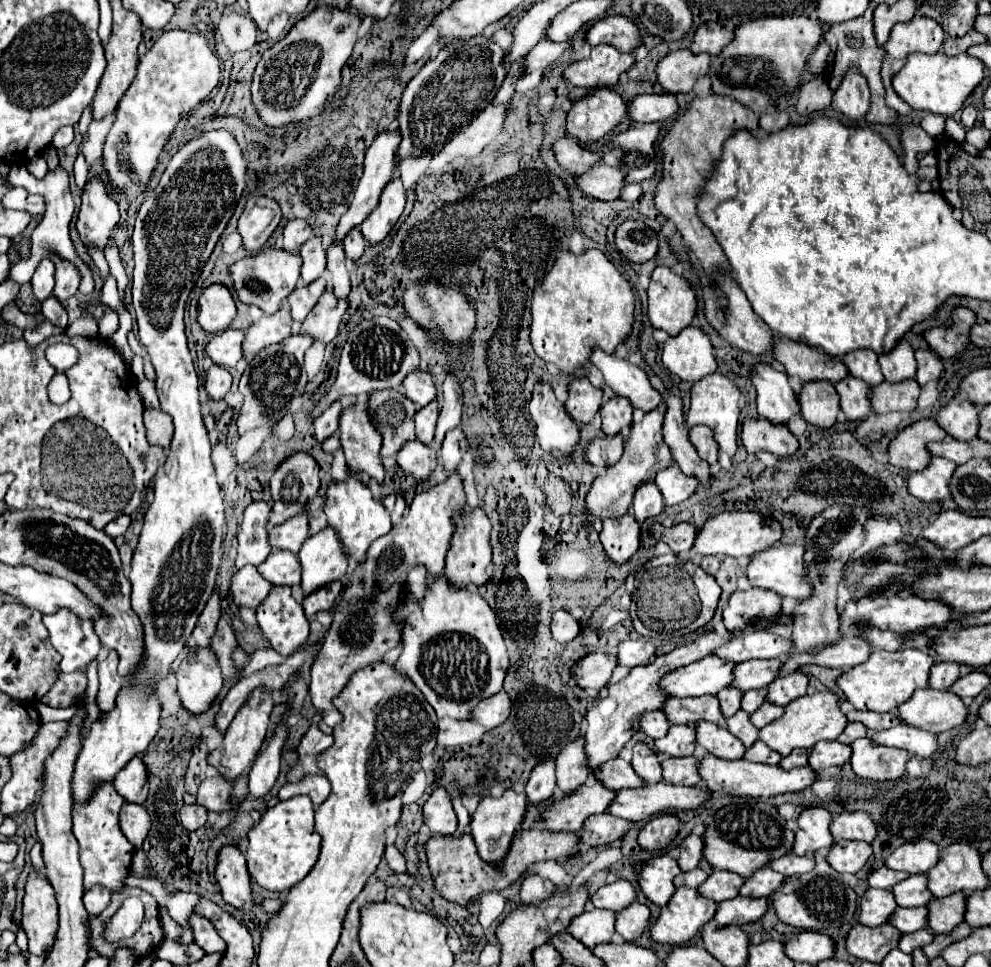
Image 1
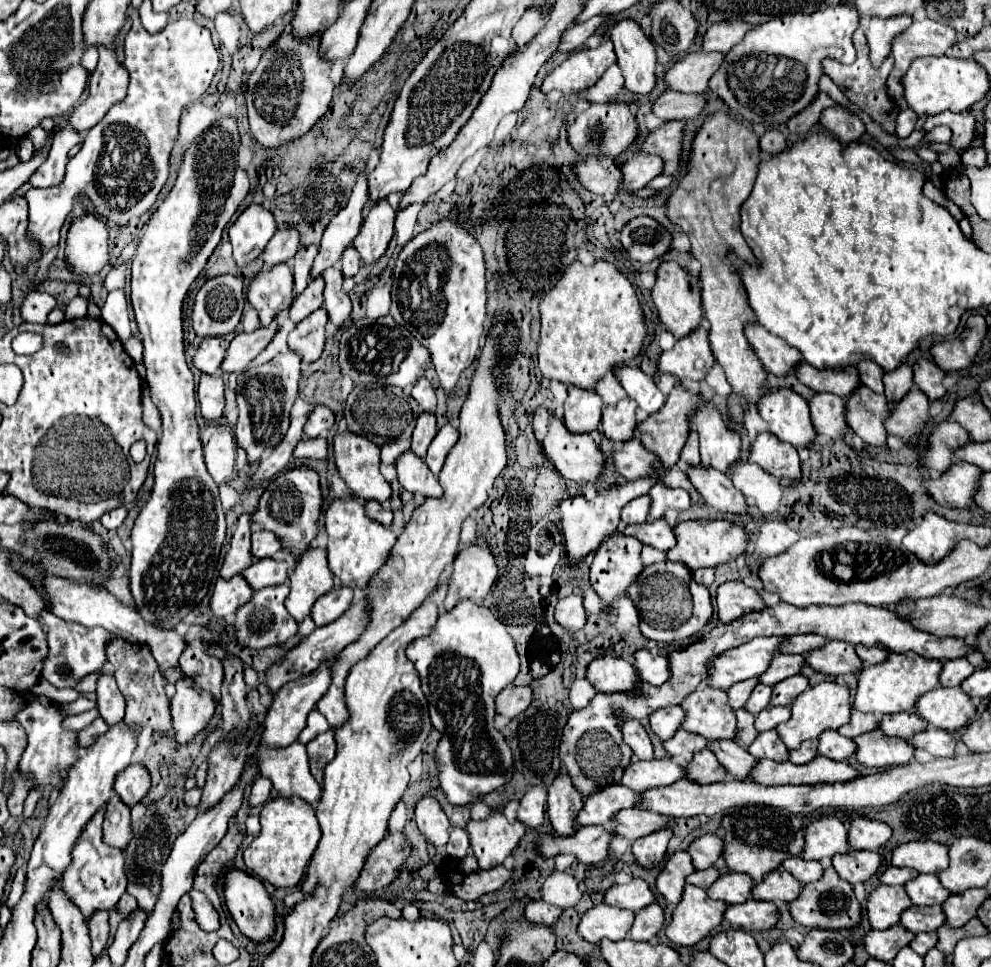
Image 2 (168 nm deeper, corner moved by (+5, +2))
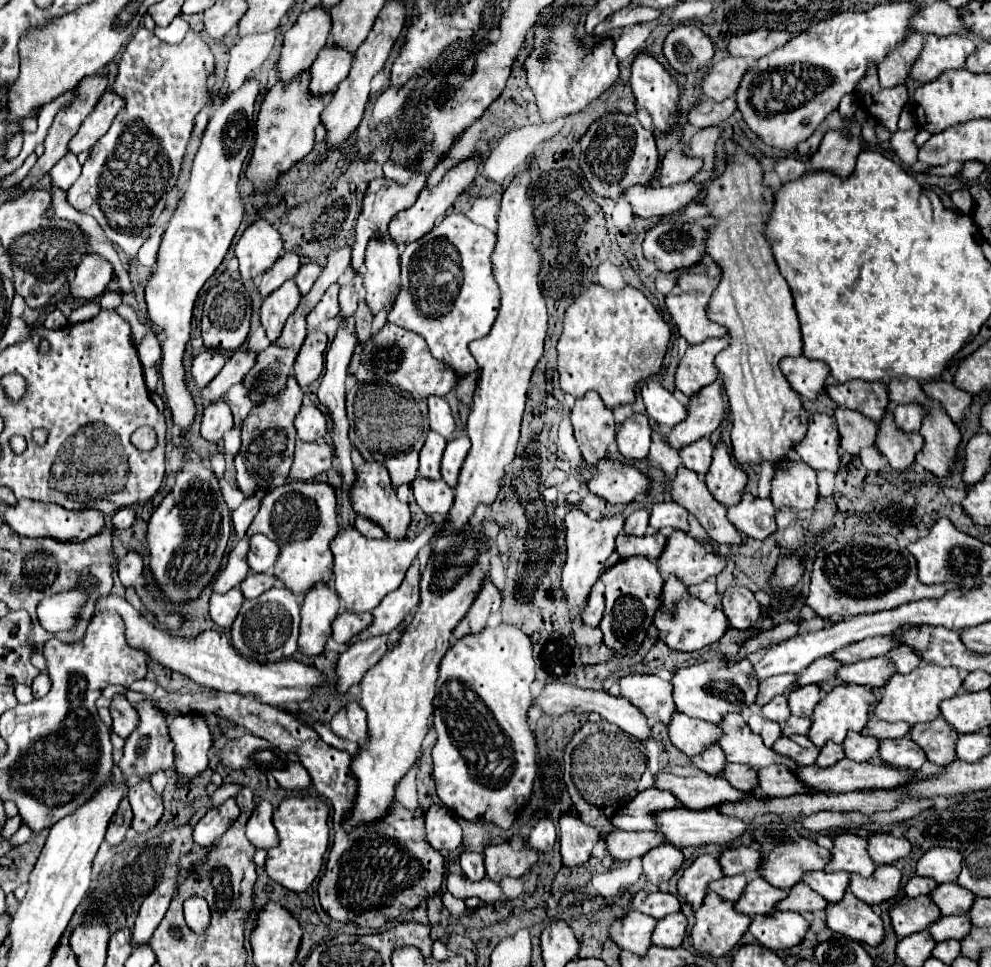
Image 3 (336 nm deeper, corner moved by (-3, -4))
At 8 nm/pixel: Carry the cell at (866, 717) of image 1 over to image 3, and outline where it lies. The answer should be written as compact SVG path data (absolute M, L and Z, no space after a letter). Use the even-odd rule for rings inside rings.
M938 716L932 722L916 724L910 730L910 738L918 746L922 746L928 760L938 766L944 766L944 764L950 764L956 760L954 744L956 744L958 736L960 734L942 716Z

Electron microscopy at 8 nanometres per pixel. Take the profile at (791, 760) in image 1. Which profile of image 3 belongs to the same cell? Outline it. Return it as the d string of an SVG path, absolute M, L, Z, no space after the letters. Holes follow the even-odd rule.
M828 742L824 748L822 748L822 752L820 752L820 756L818 756L818 760L816 760L816 764L818 766L832 766L832 764L836 764L838 760L842 760L846 754L844 754L844 748L840 746L840 744L834 744L834 742Z

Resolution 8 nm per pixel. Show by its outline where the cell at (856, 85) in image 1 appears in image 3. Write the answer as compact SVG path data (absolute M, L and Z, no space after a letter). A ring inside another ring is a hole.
M830 130L810 162L814 170L828 170L840 178L846 178L854 172L856 156L860 152L860 138L854 138L848 132Z

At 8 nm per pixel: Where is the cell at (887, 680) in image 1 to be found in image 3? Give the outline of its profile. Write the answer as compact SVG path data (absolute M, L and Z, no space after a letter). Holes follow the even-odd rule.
M930 662L920 664L914 672L908 674L894 674L888 684L884 686L882 700L874 708L874 716L886 722L930 722L940 716L940 702L956 696L962 688L962 678L956 668L942 668Z

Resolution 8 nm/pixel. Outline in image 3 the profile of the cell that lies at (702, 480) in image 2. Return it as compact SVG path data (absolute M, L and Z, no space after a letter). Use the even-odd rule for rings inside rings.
M742 494L742 502L728 510L728 520L746 536L764 540L776 532L776 508L772 500Z

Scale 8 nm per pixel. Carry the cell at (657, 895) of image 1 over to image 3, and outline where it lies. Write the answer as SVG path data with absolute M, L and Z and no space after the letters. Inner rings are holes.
M704 854L704 856L696 858L690 868L686 868L684 876L678 882L678 892L684 896L684 900L694 910L698 910L706 896L708 884L714 880L720 880L720 878L724 878L720 862L714 856Z

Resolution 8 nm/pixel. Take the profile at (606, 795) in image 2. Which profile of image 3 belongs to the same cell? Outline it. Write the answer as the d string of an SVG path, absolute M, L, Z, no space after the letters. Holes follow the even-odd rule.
M656 786L640 792L624 806L612 820L614 828L620 830L656 830L654 816L662 810L670 810L678 806L680 800L666 790L658 790Z

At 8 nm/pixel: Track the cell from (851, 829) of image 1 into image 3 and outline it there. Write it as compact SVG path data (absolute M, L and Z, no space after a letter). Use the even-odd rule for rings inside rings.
M874 834L868 838L868 848L872 860L880 864L892 864L904 856L910 854L912 844L904 836L892 836L892 834Z

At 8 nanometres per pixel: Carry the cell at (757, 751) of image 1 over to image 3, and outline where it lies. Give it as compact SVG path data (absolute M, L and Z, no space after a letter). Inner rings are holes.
M782 736L776 740L776 744L772 746L778 754L784 754L784 756L790 756L796 764L800 766L810 766L814 764L814 760L818 758L818 752L820 748L814 746L810 742L808 736Z

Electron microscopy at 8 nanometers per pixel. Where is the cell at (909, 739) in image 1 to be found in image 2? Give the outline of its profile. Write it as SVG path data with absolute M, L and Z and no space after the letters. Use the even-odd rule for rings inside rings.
M934 726L914 734L906 742L910 742L910 746L914 746L916 750L930 752L936 758L940 758L940 756L954 756L954 748L956 748L956 740L952 738L952 734L948 734L946 730L934 728Z

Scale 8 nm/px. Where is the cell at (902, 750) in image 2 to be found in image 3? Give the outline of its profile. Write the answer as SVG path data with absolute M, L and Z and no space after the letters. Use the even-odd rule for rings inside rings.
M912 738L880 740L880 758L885 764L910 770L918 770L926 762L924 750Z

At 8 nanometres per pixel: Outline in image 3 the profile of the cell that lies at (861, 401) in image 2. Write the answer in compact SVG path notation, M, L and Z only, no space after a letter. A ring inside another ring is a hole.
M888 412L878 428L876 448L888 458L890 466L894 470L908 470L914 464L916 454L922 450L922 436L916 434L904 434L894 426L894 416Z

